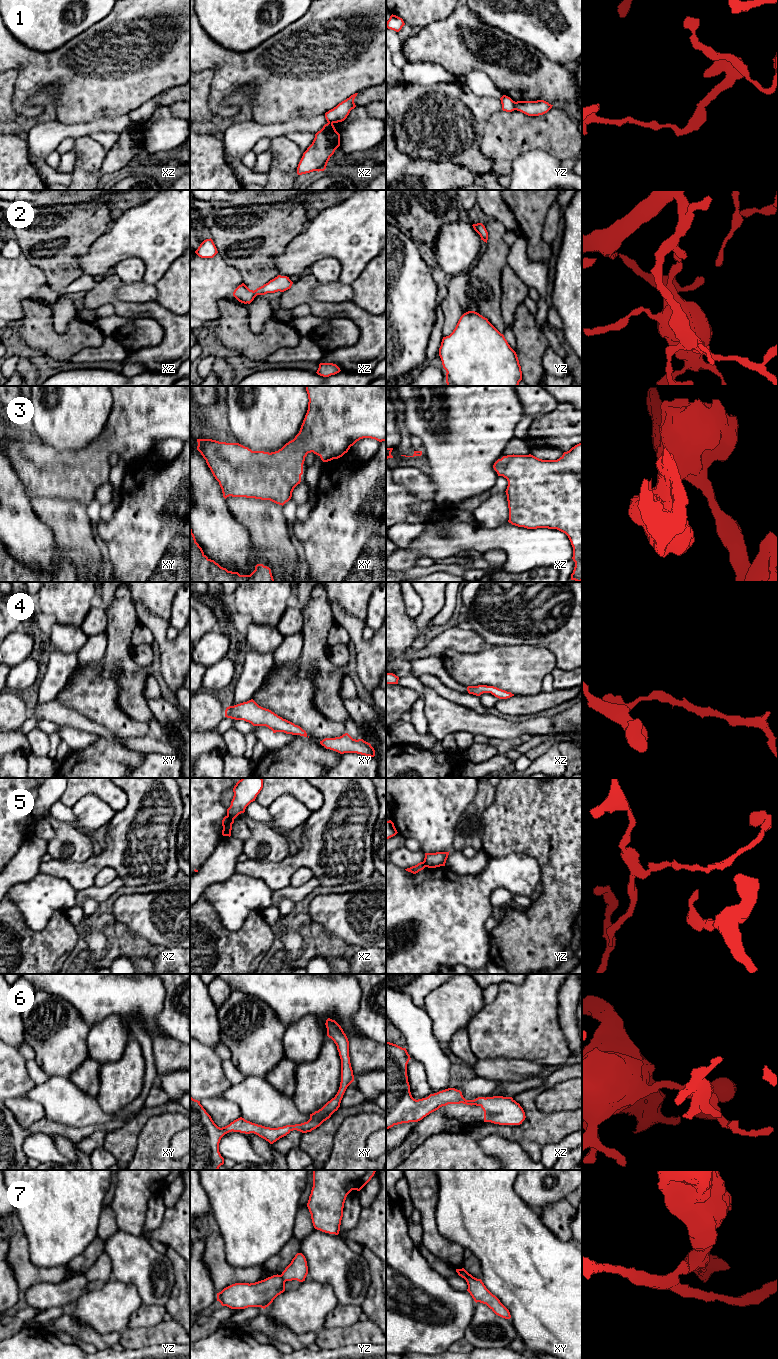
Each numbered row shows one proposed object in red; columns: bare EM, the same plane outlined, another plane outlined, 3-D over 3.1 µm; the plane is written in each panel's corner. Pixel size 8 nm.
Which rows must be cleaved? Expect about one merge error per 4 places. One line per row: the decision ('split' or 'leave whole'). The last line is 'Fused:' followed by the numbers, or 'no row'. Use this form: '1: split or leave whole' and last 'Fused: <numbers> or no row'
1: split
2: leave whole
3: leave whole
4: leave whole
5: split
6: leave whole
7: split
Fused: 1, 5, 7

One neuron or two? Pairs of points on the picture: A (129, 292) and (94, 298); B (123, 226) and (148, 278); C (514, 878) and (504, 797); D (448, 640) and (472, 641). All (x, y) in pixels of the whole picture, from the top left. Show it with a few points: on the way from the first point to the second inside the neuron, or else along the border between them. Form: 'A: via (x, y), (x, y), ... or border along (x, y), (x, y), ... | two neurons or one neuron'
A: border along (121, 282), (117, 296), (139, 303) | two neurons
B: via (136, 239), (151, 254), (151, 265) | one neuron
C: border along (489, 856), (524, 853), (534, 859) | two neurons
D: via (454, 640), (466, 641) | one neuron

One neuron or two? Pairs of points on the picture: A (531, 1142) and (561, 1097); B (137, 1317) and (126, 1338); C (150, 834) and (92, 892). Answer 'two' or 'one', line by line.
A: two
B: two
C: two

